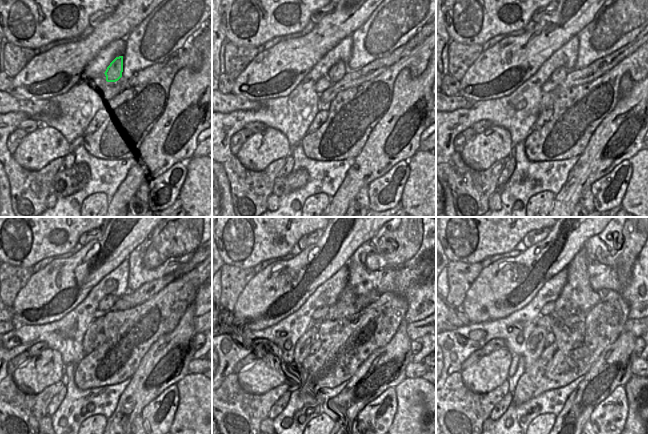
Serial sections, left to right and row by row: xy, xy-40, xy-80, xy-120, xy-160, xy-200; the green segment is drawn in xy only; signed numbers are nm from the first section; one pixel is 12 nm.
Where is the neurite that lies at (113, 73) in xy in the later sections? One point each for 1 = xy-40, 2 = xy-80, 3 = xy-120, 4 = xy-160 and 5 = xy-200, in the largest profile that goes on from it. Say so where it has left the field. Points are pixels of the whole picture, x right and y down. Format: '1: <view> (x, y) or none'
1: xy-40 (337, 71)
2: xy-80 (559, 74)
3: xy-120 (107, 302)
4: xy-160 (321, 312)
5: xy-200 (548, 308)

